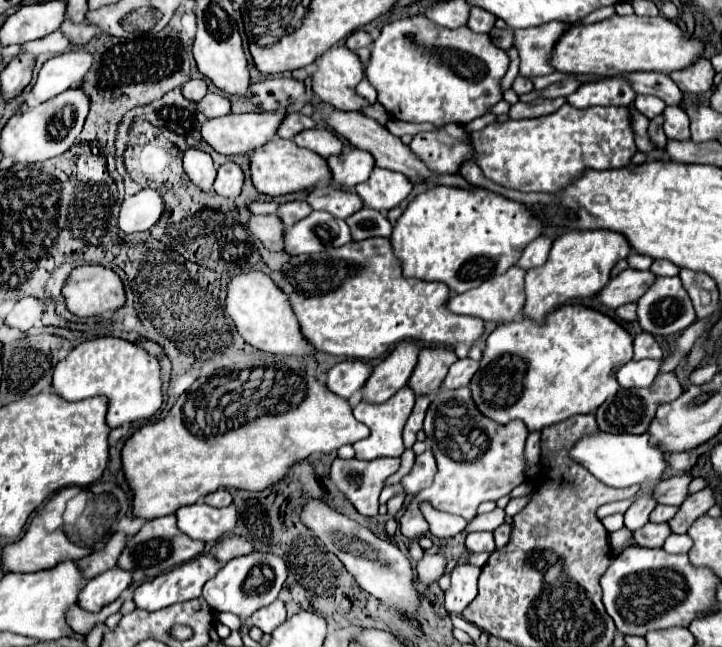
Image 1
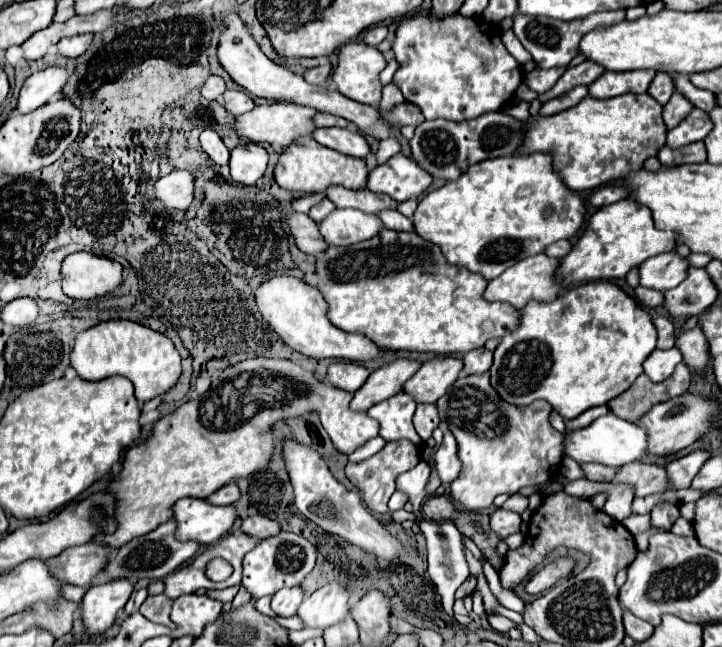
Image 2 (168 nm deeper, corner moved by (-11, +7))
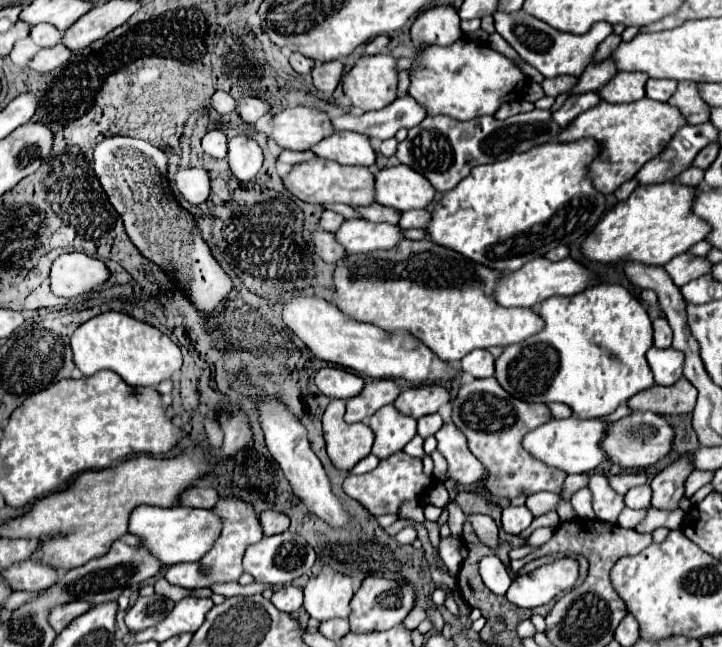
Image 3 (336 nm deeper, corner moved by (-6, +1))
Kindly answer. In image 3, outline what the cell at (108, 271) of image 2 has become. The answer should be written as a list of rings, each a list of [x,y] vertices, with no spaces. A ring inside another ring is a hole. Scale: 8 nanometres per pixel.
[[[61,254],[51,266],[51,290],[55,296],[73,298],[109,280],[109,268],[87,254]]]

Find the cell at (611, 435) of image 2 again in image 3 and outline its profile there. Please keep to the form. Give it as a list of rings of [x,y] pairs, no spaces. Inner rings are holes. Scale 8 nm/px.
[[[579,418],[549,420],[547,424],[525,434],[523,448],[541,462],[545,462],[547,466],[555,466],[567,474],[587,474],[607,460],[607,454],[601,448],[601,440],[605,438],[605,434],[607,426],[601,420],[579,420]]]

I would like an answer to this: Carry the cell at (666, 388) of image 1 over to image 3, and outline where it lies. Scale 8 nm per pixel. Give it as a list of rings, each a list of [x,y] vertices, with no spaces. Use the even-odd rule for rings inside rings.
[[[685,378],[675,386],[651,386],[627,400],[633,412],[655,412],[655,414],[689,414],[693,412],[697,398],[695,386]]]

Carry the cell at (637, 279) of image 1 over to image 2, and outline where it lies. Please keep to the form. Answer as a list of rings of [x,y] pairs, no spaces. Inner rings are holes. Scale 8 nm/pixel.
[[[676,252],[660,254],[654,258],[648,258],[640,266],[640,284],[654,290],[670,290],[678,286],[688,276],[688,260],[678,256]]]

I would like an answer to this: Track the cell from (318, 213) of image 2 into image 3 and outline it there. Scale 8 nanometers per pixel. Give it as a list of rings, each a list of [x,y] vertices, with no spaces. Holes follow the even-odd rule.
[[[323,210],[321,218],[319,218],[319,224],[321,224],[323,230],[335,232],[343,220],[345,220],[345,218],[343,218],[341,214],[335,214],[335,212],[331,212],[331,210]]]

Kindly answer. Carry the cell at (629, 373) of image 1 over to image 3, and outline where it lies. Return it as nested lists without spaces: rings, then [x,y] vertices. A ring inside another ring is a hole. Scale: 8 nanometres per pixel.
[[[651,348],[647,352],[647,362],[651,366],[655,384],[671,386],[679,378],[683,378],[683,354],[673,348]]]

